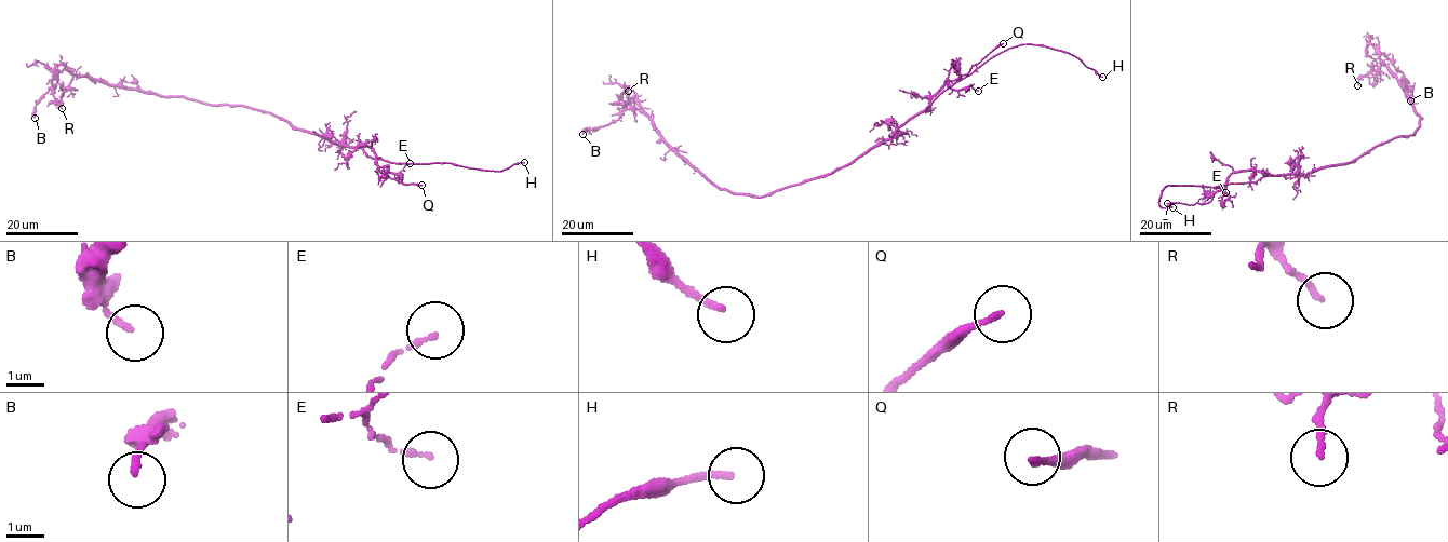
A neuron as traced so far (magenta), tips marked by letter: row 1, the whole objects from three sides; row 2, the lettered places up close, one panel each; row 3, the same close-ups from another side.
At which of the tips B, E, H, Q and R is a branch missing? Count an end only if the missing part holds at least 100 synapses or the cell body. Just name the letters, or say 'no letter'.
H

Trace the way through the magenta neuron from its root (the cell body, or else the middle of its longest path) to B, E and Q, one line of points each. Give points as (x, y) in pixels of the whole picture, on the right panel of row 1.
B: (1361, 156), (1390, 139), (1411, 135), (1421, 118), (1406, 90), (1384, 65), (1380, 52), (1402, 72), (1410, 100)
E: (1361, 156), (1302, 174), (1233, 172), (1224, 188), (1229, 198), (1223, 201), (1225, 192)
Q: (1361, 156), (1302, 174), (1233, 172), (1210, 201), (1167, 203)

